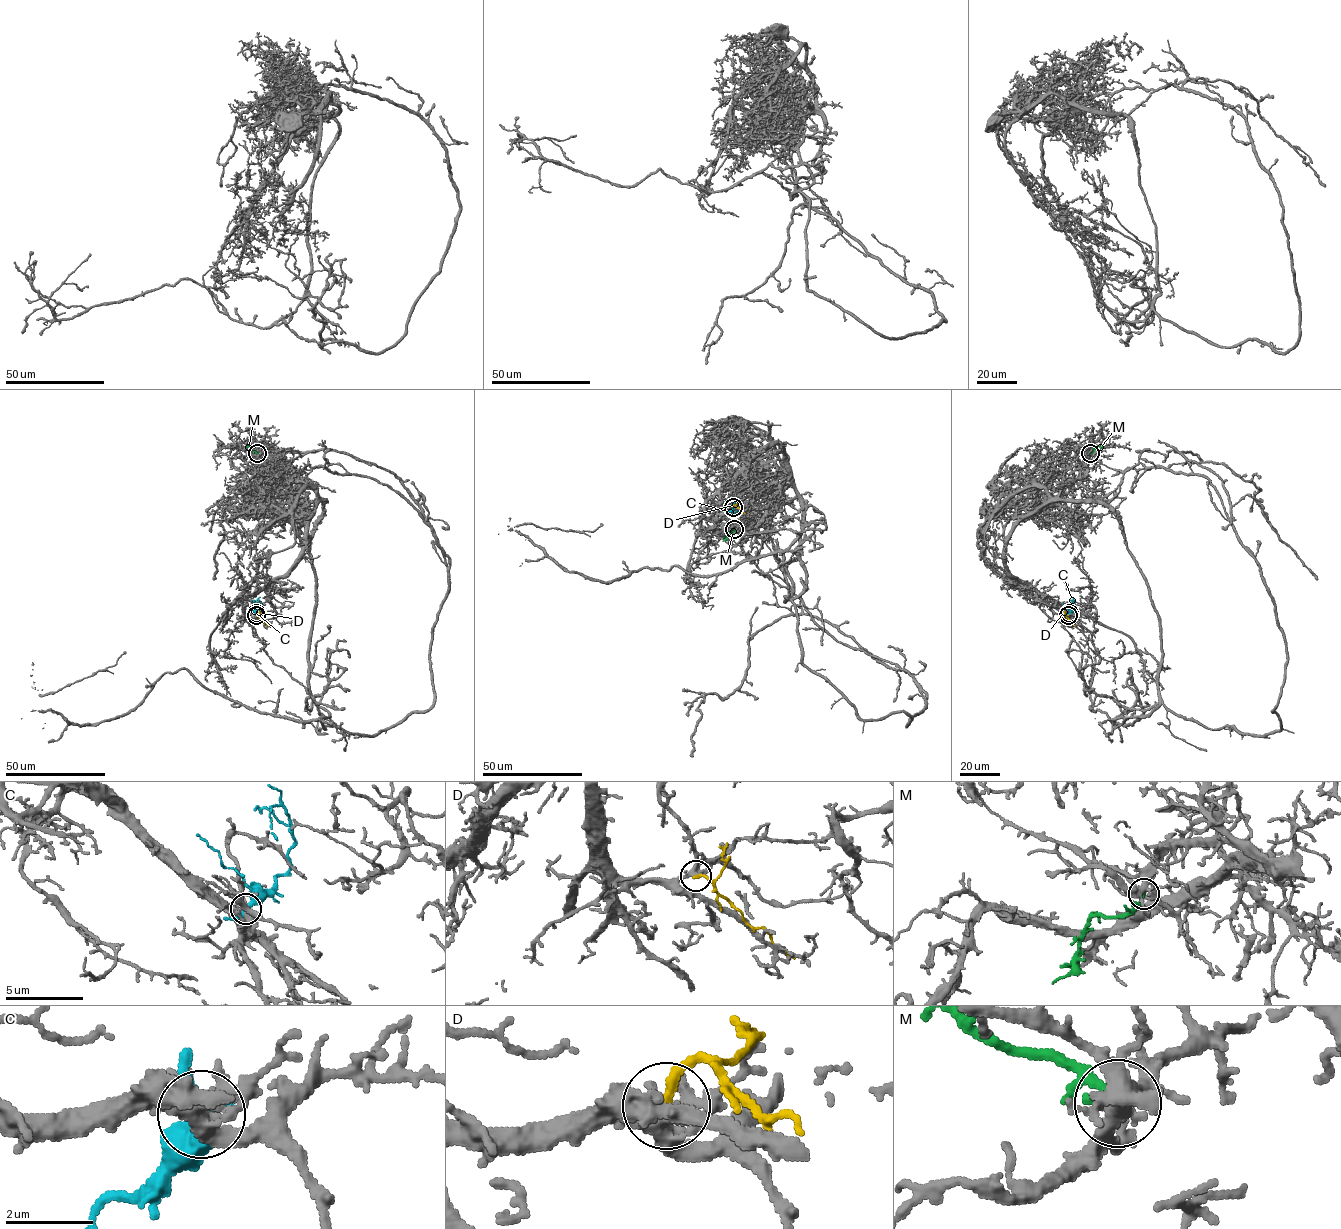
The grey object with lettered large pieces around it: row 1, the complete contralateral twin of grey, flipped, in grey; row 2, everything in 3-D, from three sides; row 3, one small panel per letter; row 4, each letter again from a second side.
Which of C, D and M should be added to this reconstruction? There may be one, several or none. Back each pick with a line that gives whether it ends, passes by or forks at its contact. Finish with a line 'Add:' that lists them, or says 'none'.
M: it ends
Add: M

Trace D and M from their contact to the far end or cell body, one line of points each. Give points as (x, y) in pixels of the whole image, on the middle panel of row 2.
D: (733, 507), (735, 505), (746, 513)
M: (734, 529), (723, 541)

